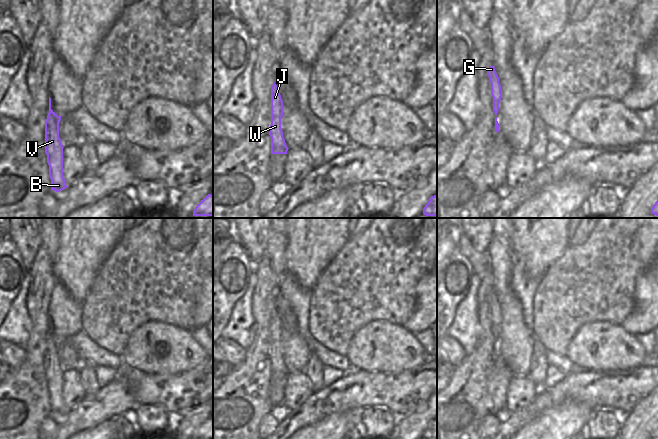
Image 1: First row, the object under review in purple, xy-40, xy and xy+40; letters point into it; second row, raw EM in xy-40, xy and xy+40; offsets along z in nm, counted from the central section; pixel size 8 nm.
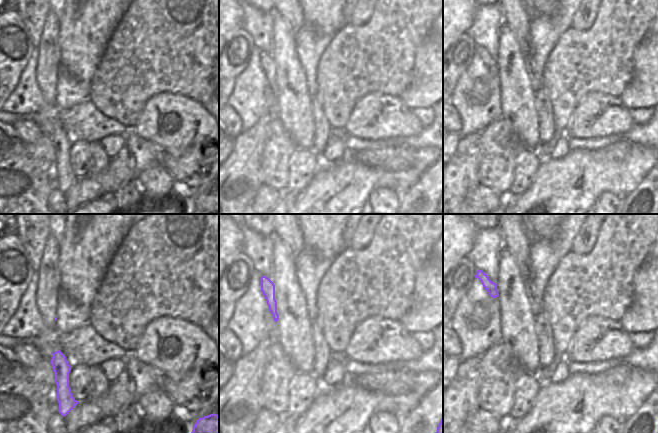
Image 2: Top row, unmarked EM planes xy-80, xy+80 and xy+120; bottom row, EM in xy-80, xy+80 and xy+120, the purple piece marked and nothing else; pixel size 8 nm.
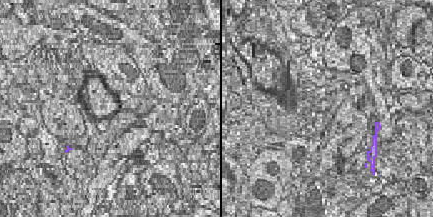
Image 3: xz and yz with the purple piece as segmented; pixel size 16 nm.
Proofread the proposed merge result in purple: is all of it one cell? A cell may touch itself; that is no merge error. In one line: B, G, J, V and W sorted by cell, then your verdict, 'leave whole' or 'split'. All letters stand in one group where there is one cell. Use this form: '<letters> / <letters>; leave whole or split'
B G J V W; leave whole

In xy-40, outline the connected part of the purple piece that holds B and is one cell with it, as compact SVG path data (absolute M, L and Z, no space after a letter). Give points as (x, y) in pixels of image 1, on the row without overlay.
M49 321L49 337L45 345L45 377L49 389L49 401L51 403L51 414L60 416L67 412L63 401L63 369L59 361L58 340L51 333L51 322Z

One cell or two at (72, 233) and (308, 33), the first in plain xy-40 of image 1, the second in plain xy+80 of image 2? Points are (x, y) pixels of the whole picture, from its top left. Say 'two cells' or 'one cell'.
two cells

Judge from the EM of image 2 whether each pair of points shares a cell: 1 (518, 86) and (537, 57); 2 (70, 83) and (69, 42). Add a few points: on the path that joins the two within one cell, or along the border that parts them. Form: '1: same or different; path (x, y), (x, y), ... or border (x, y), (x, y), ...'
1: different; border (525, 59), (530, 84), (534, 92)
2: different; border (60, 64), (76, 77), (89, 82)

